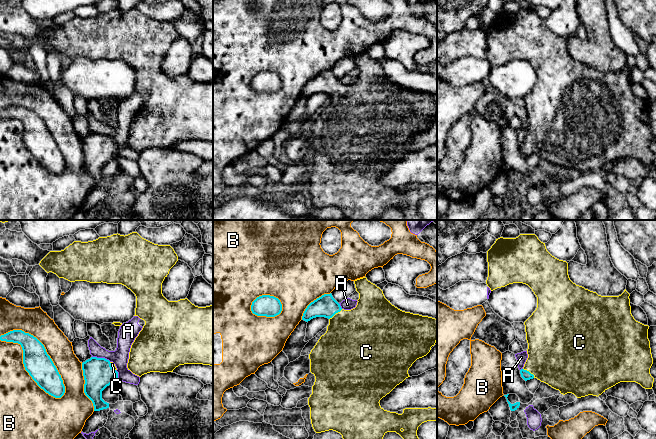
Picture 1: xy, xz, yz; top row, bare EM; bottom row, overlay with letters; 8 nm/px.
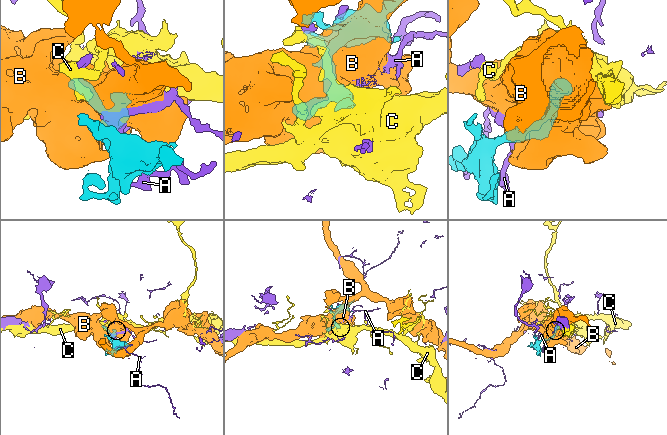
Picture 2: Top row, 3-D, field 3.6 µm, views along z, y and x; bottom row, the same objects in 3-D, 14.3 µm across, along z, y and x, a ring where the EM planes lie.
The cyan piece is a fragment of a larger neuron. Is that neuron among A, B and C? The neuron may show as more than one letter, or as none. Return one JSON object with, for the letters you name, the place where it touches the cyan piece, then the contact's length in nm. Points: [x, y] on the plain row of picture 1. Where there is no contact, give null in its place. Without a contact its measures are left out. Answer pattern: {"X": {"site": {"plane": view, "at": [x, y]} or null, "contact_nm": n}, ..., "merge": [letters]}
{"C": {"site": {"plane": "xz", "at": [335, 89]}, "contact_nm": 140}, "merge": ["C"]}

